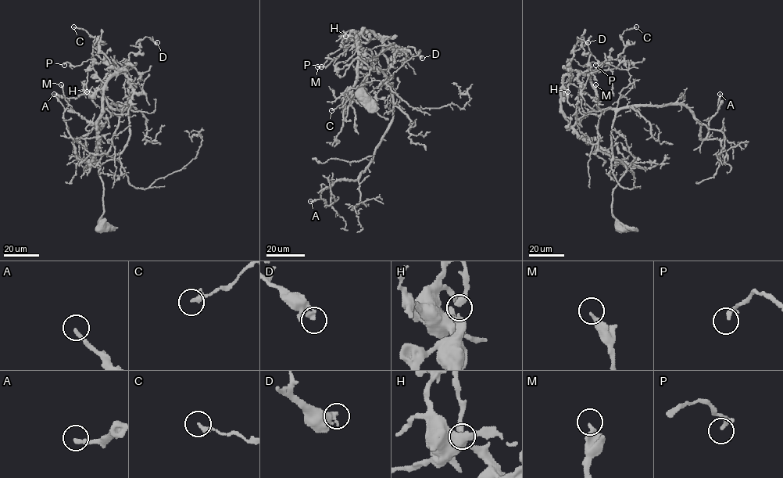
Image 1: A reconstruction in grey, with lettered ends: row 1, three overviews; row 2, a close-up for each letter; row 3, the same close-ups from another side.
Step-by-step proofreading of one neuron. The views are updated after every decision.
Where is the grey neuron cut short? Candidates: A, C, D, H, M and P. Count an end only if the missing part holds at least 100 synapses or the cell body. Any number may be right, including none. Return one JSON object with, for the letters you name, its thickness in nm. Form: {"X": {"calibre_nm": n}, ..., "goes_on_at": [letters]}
{"goes_on_at": []}

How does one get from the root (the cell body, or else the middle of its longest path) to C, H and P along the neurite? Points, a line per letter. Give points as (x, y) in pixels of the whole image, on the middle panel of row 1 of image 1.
C: (362, 95), (364, 84), (359, 100), (392, 85), (362, 65), (370, 61), (362, 88), (331, 110)
H: (362, 95), (364, 84), (359, 100), (392, 83), (391, 88), (373, 64), (371, 51), (352, 31), (345, 36)
P: (362, 95), (364, 84), (359, 100), (392, 85), (371, 51), (350, 34), (364, 30), (321, 66)

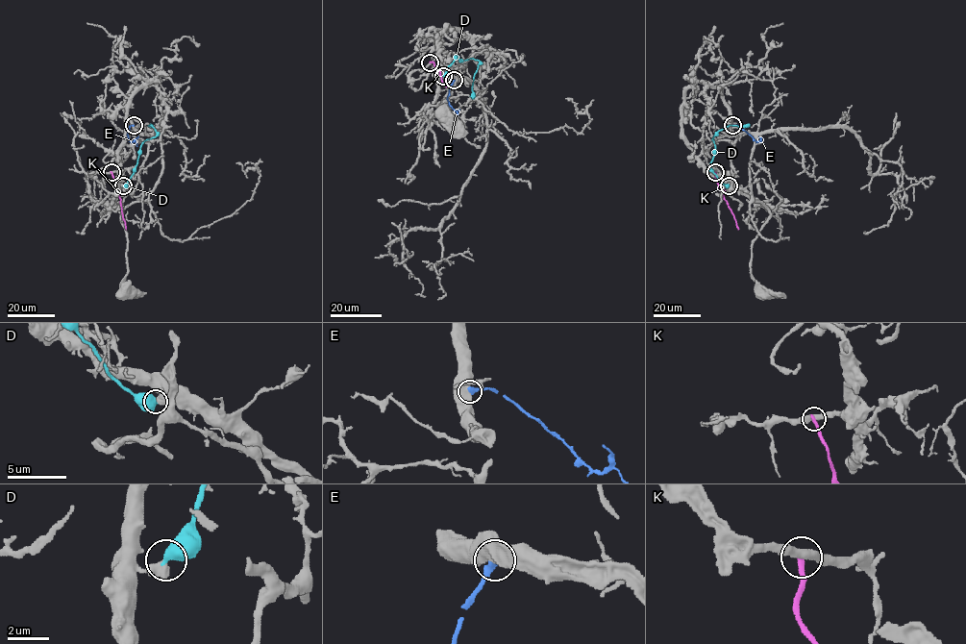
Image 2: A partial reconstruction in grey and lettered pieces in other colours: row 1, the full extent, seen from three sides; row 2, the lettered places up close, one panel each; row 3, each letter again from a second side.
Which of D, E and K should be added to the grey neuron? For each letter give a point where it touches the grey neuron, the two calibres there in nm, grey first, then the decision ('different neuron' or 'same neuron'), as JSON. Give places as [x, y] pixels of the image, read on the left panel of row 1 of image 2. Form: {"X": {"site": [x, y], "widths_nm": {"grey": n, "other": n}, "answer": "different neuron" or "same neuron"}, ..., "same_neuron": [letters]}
{"D": {"site": [123, 185], "widths_nm": {"grey": 500, "other": 650}, "answer": "different neuron"}, "E": {"site": [134, 125], "widths_nm": {"grey": 800, "other": 400}, "answer": "different neuron"}, "K": {"site": [111, 172], "widths_nm": {"grey": 400, "other": 300}, "answer": "different neuron"}, "same_neuron": []}

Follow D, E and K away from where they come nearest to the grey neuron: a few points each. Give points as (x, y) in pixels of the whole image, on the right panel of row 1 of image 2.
D: (729, 185), (710, 167), (715, 149), (712, 139), (729, 125), (749, 124)
E: (731, 125), (741, 127), (764, 146)
K: (715, 172), (716, 182), (724, 190), (723, 198), (738, 229)

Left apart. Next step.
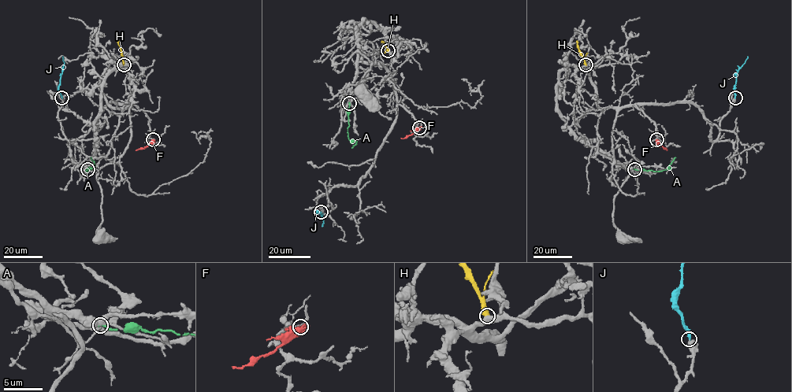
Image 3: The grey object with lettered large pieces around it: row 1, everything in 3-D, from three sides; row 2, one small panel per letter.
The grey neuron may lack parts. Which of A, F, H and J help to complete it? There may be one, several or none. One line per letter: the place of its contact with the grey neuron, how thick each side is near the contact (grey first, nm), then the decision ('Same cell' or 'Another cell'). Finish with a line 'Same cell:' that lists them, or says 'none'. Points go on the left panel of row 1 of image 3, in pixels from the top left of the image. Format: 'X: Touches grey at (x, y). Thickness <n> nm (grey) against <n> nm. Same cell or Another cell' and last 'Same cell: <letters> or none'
A: Touches grey at (87, 169). Thickness 480 nm (grey) against 240 nm. Another cell
F: Touches grey at (153, 139). Thickness 240 nm (grey) against 400 nm. Another cell
H: Touches grey at (124, 64). Thickness 500 nm (grey) against 600 nm. Another cell
J: Touches grey at (61, 98). Thickness 340 nm (grey) against 300 nm. Same cell
Same cell: J

